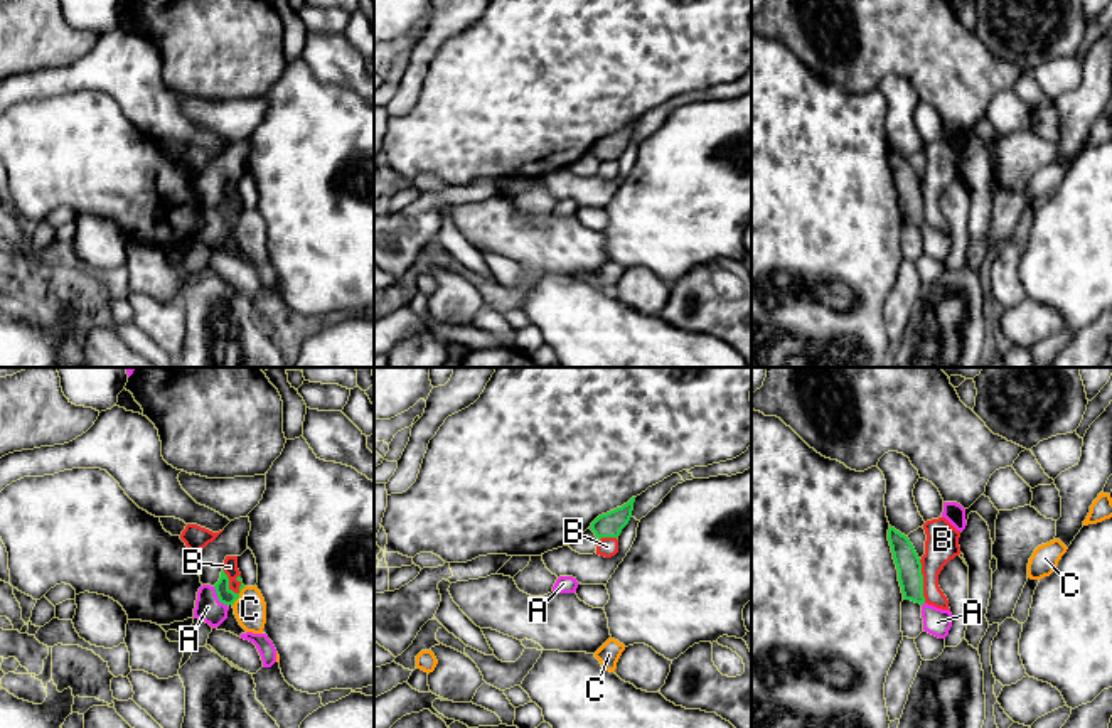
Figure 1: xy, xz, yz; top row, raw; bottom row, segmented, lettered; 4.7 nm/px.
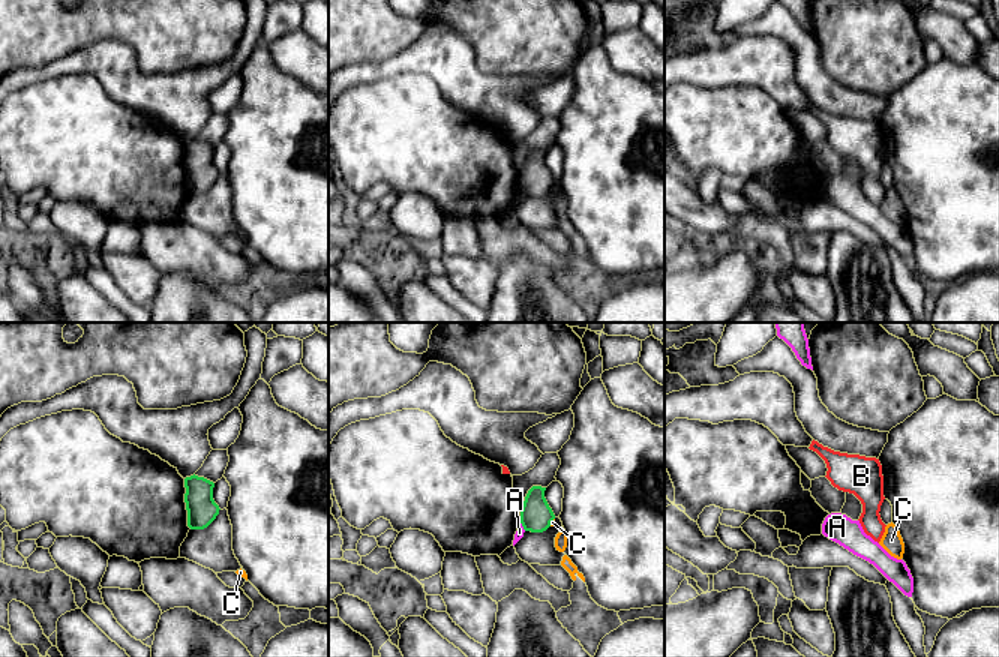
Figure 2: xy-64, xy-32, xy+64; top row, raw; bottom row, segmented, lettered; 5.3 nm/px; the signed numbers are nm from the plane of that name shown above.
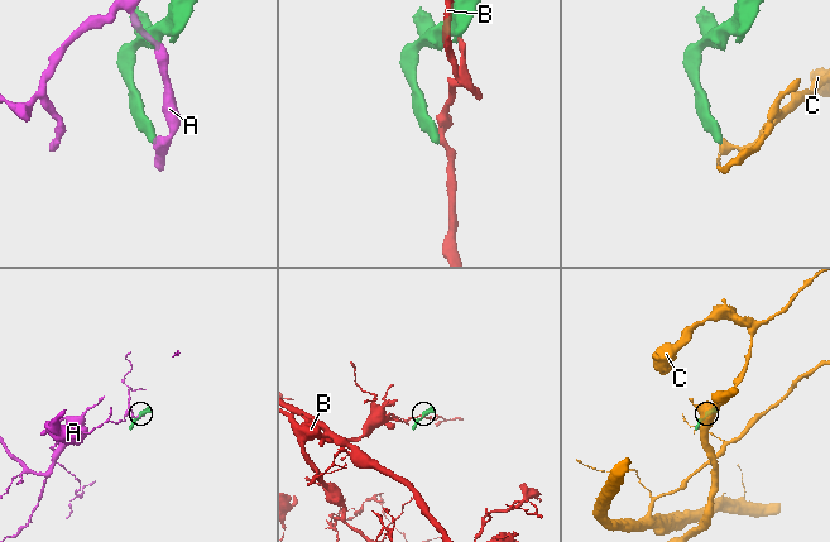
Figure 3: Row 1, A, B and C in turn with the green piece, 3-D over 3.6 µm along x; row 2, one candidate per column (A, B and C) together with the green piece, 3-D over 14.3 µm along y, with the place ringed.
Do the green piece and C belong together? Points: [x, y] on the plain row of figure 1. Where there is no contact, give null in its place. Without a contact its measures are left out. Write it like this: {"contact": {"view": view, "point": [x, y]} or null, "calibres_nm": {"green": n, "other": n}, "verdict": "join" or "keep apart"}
{"contact": {"view": "xy", "point": [238, 219]}, "calibres_nm": {"green": 80, "other": 160}, "verdict": "keep apart"}

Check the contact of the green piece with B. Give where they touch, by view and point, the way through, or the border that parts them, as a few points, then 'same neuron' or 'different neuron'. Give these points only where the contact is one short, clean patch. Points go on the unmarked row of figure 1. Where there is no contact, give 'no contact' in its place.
contact xy (228, 204); border xy (223, 191), (228, 208), (238, 216); different neuron

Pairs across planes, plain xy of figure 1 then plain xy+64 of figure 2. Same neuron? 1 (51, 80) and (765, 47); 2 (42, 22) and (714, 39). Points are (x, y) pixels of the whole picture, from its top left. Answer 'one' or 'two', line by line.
1: one
2: one

